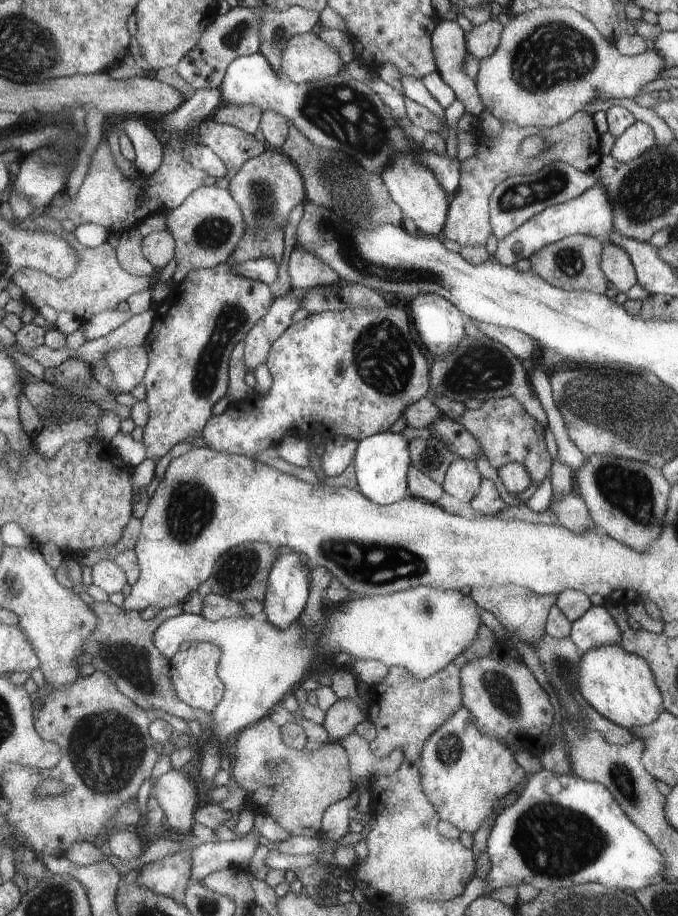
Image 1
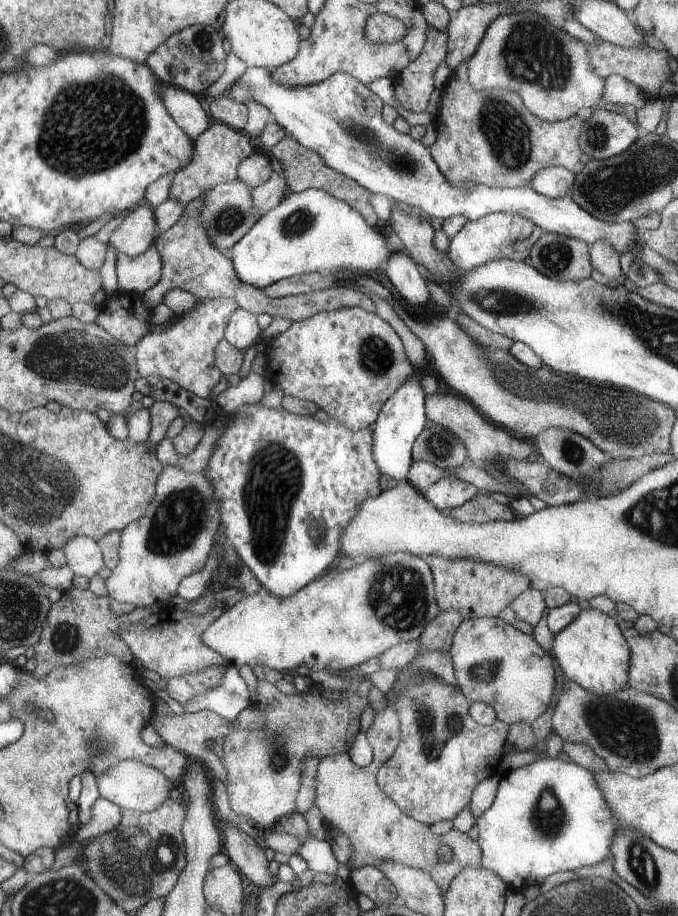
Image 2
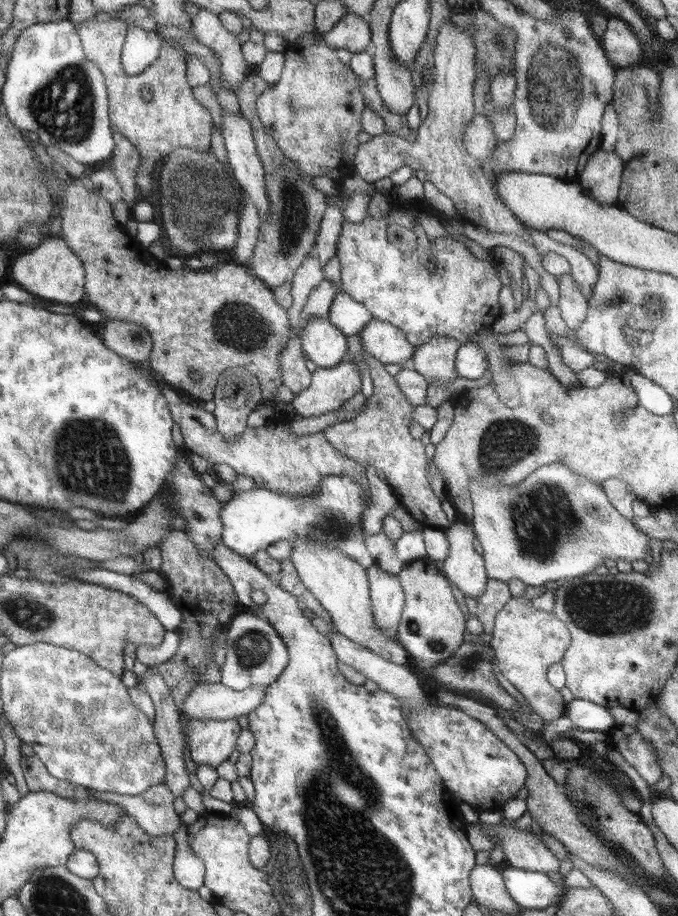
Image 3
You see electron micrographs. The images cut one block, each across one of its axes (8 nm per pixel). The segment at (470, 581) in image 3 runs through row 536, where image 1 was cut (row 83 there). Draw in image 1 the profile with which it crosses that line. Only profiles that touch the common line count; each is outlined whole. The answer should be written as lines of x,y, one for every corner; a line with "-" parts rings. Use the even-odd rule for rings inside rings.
437,22
431,32
431,48
435,56
435,66
443,82
455,92
457,100
465,104
465,114
479,116
483,112
481,98
475,90
471,76
463,70
463,62
467,58
463,32
455,22

